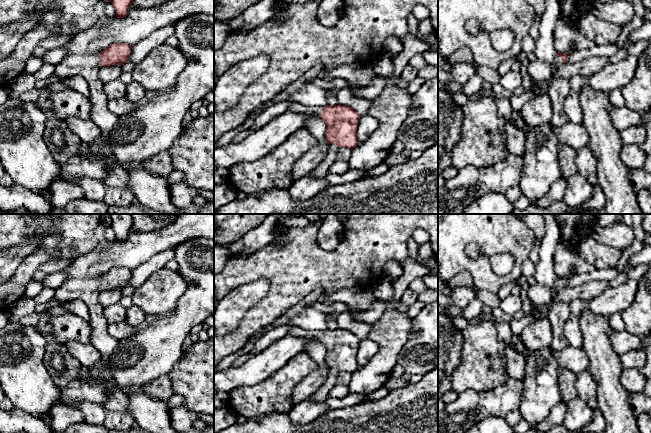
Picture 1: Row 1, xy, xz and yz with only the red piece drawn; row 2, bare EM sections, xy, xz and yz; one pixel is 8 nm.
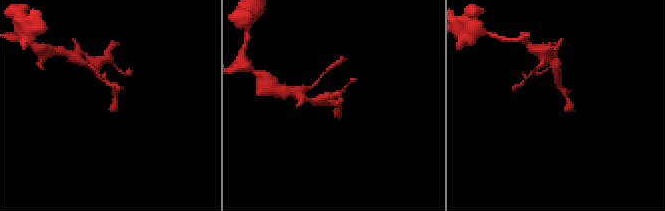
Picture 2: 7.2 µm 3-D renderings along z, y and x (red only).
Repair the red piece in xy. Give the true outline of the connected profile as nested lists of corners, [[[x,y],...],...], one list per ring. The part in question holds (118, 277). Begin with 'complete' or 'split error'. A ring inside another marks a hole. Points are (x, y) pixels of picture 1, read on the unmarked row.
split error; [[[114,267],[98,279],[68,278],[55,290],[58,304],[64,305],[67,301],[80,299],[87,305],[91,326],[91,344],[101,353],[101,360],[104,364],[109,363],[109,357],[114,353],[119,341],[107,333],[108,322],[98,296],[102,290],[123,289],[129,285],[130,277],[130,269]]]

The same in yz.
split error; [[[557,277],[554,285],[552,286],[552,299],[556,298],[560,289],[567,286],[569,277]]]

